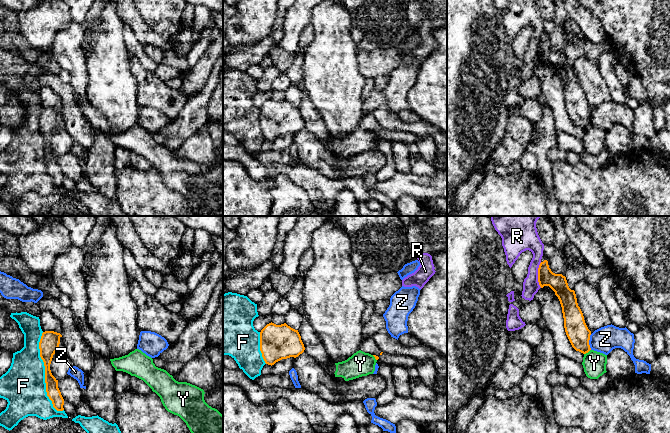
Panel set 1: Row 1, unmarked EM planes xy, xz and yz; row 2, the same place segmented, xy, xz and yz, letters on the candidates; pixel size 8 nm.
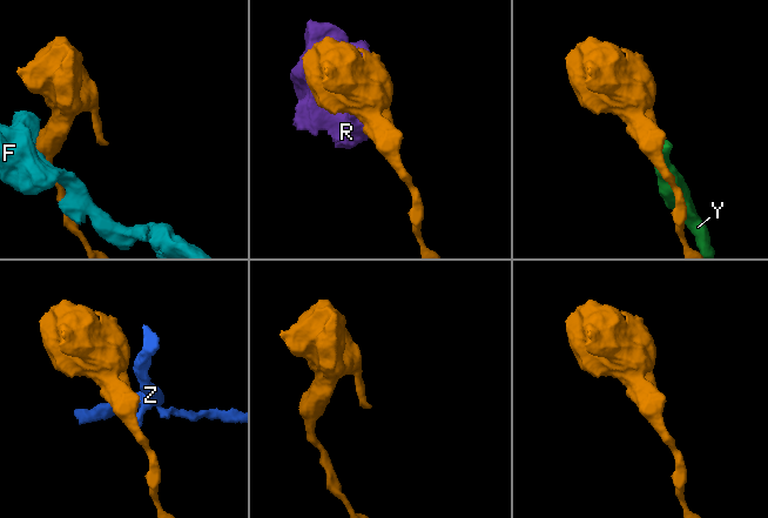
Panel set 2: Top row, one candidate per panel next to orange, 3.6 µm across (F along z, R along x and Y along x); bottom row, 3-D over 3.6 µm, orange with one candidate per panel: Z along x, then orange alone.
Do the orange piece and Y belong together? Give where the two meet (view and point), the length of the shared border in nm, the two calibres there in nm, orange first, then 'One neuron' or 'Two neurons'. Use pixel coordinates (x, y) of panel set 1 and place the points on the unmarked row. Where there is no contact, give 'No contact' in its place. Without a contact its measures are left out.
Touches orange at yz (587, 128). Shared border 70 nm. Thickness 180 nm (orange) against 190 nm. Two neurons

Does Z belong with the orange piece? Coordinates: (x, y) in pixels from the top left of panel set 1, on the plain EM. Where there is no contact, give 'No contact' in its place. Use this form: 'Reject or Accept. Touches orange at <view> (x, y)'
Reject. Touches orange at yz (588, 118)

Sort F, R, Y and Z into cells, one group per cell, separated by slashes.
F / R / Y / Z

